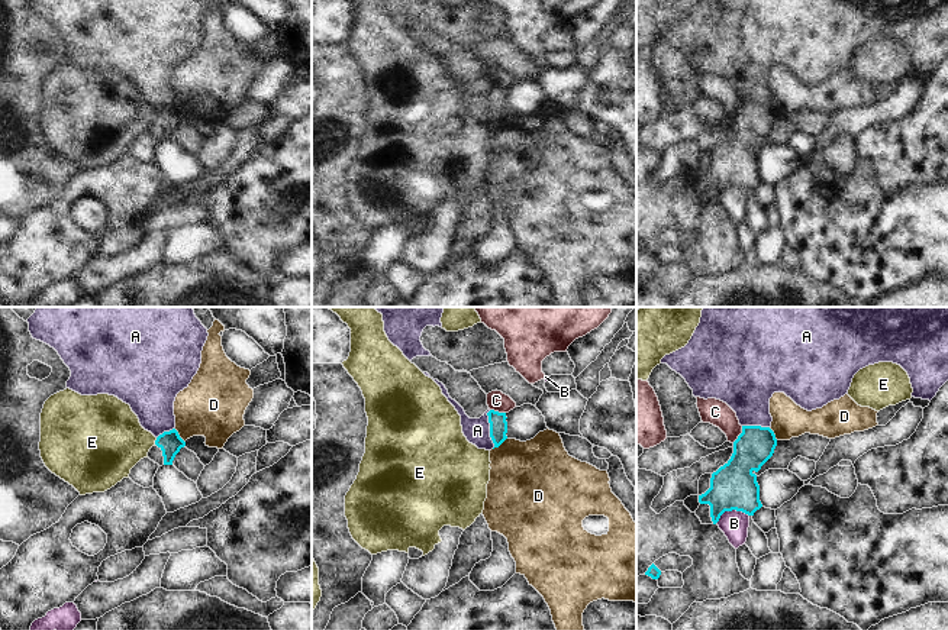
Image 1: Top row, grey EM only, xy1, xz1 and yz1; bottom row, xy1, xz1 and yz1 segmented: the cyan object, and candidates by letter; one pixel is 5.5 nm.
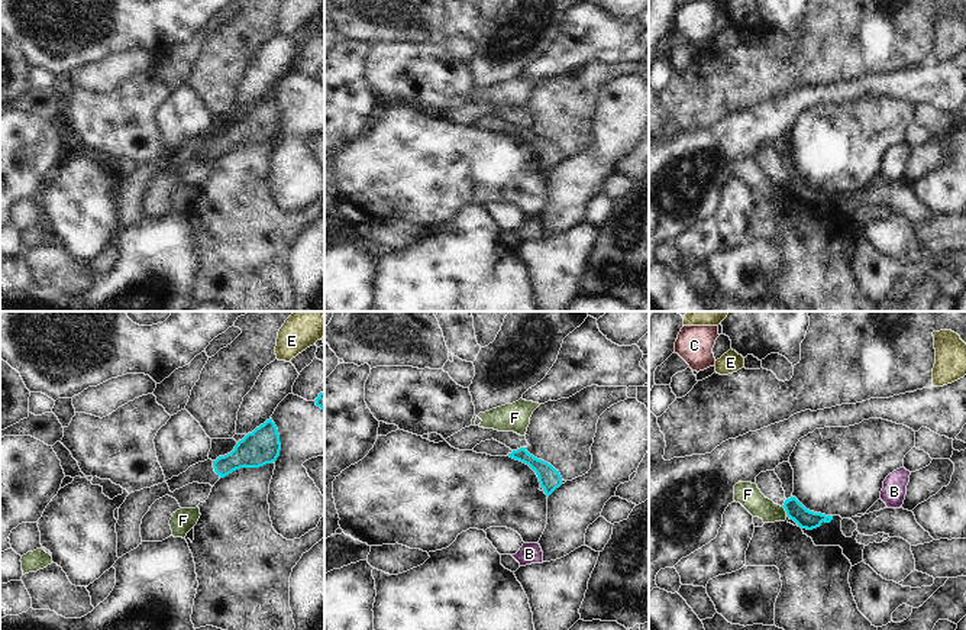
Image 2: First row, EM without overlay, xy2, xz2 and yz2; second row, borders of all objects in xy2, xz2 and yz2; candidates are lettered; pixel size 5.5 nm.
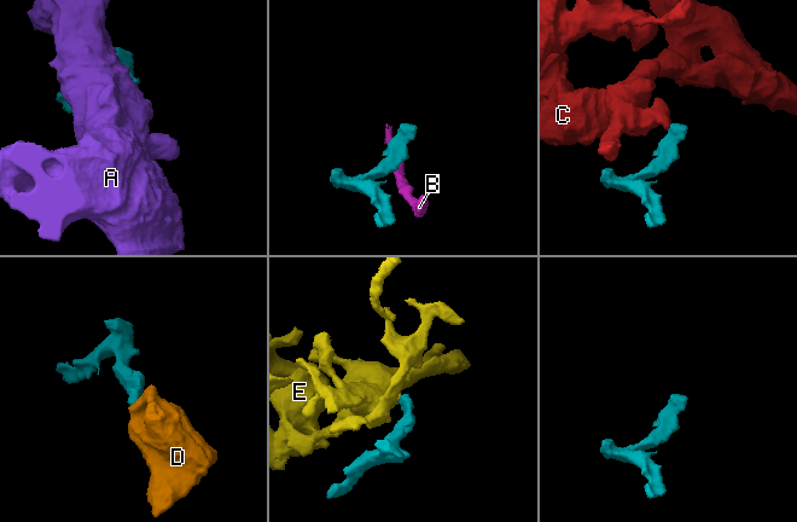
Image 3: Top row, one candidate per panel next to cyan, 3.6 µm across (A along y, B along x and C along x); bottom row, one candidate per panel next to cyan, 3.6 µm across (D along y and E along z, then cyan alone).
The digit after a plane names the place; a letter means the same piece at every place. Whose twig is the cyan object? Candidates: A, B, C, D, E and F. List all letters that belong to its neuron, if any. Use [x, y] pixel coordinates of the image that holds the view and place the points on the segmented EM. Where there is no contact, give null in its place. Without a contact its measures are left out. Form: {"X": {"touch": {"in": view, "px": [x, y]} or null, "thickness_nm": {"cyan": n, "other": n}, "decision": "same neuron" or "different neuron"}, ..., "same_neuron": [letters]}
{"A": {"touch": {"in": "xz1", "px": [490, 429]}, "thickness_nm": {"cyan": 100, "other": 140}, "decision": "different neuron"}, "B": {"touch": {"in": "yz1", "px": [731, 510]}, "thickness_nm": {"cyan": 260, "other": 150}, "decision": "different neuron"}, "C": {"touch": {"in": "yz1", "px": [739, 435]}, "thickness_nm": {"cyan": 220, "other": 140}, "decision": "different neuron"}, "D": {"touch": {"in": "xz1", "px": [499, 445]}, "thickness_nm": {"cyan": 100, "other": 440}, "decision": "different neuron"}, "E": {"touch": {"in": "xy1", "px": [155, 440]}, "thickness_nm": {"cyan": 130, "other": 380}, "decision": "different neuron"}, "F": {"touch": {"in": "yz2", "px": [785, 510]}, "thickness_nm": {"cyan": 110, "other": 140}, "decision": "different neuron"}, "same_neuron": []}

